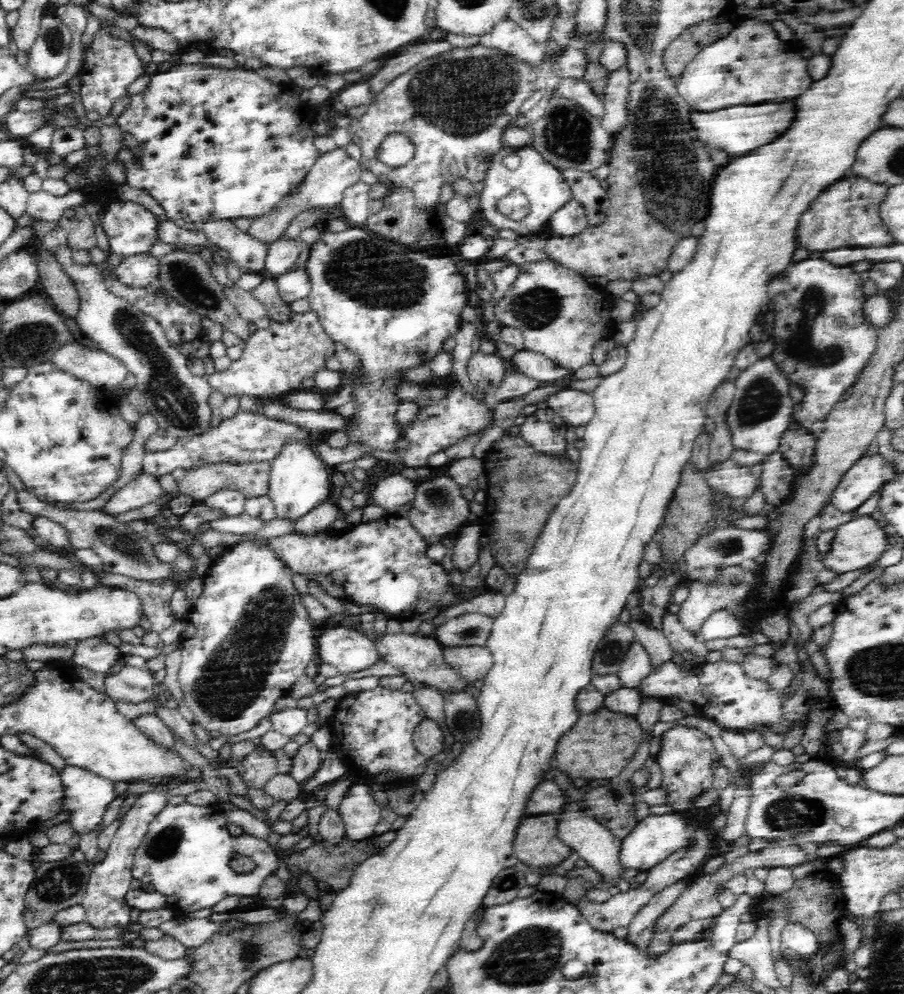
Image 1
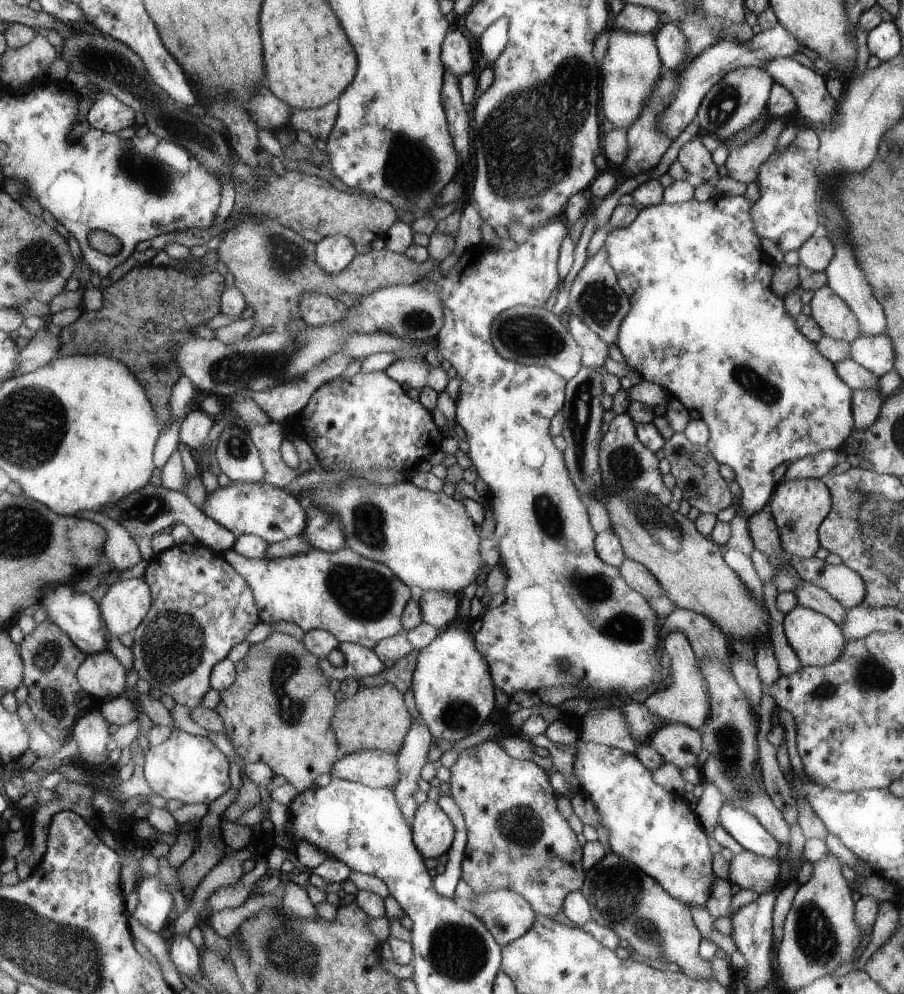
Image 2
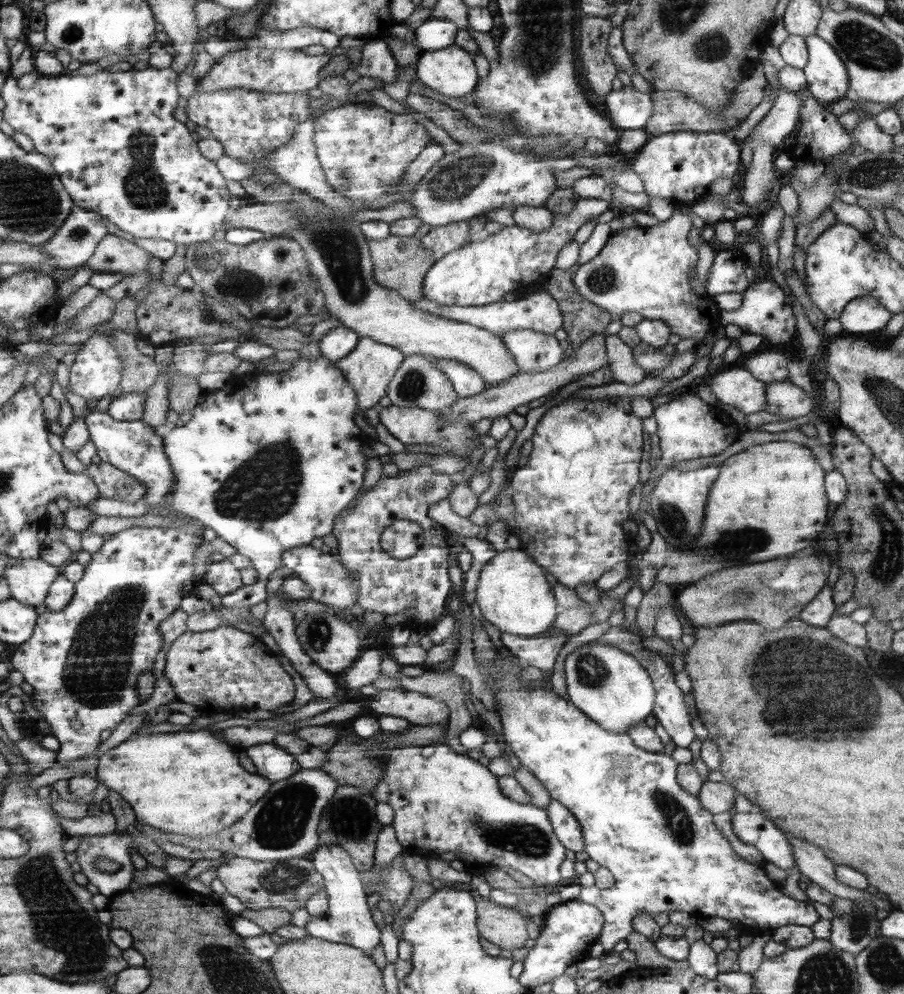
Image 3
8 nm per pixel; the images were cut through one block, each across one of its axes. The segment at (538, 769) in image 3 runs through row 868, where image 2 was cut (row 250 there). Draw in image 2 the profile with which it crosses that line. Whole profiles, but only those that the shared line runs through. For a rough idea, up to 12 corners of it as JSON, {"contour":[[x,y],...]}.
{"contour":[[716,194],[604,248],[616,346],[708,426],[740,514],[838,450],[852,390]]}

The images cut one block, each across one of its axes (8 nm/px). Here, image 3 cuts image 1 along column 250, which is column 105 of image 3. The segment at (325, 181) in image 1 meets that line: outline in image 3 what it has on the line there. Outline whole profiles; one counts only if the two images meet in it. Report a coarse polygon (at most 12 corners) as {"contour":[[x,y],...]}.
{"contour":[[72,207],[39,246],[57,268],[80,268],[108,228],[100,213]]}

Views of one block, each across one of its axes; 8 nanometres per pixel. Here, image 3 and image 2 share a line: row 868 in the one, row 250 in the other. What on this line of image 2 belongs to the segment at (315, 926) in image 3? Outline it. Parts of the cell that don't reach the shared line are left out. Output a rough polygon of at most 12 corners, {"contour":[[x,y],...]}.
{"contour":[[346,236],[315,244],[314,259],[326,274],[340,274],[358,255]]}

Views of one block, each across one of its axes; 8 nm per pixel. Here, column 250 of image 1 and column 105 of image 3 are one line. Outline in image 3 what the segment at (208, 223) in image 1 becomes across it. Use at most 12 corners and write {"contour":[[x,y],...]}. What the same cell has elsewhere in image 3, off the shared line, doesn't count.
{"contour":[[108,234],[87,266],[96,273],[134,275],[152,254]]}

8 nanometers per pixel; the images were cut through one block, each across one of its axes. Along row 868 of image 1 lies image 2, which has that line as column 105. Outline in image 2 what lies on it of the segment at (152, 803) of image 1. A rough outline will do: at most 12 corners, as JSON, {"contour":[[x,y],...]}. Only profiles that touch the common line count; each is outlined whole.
{"contour":[[101,90],[87,115],[92,129],[118,135],[137,127],[135,111]]}

